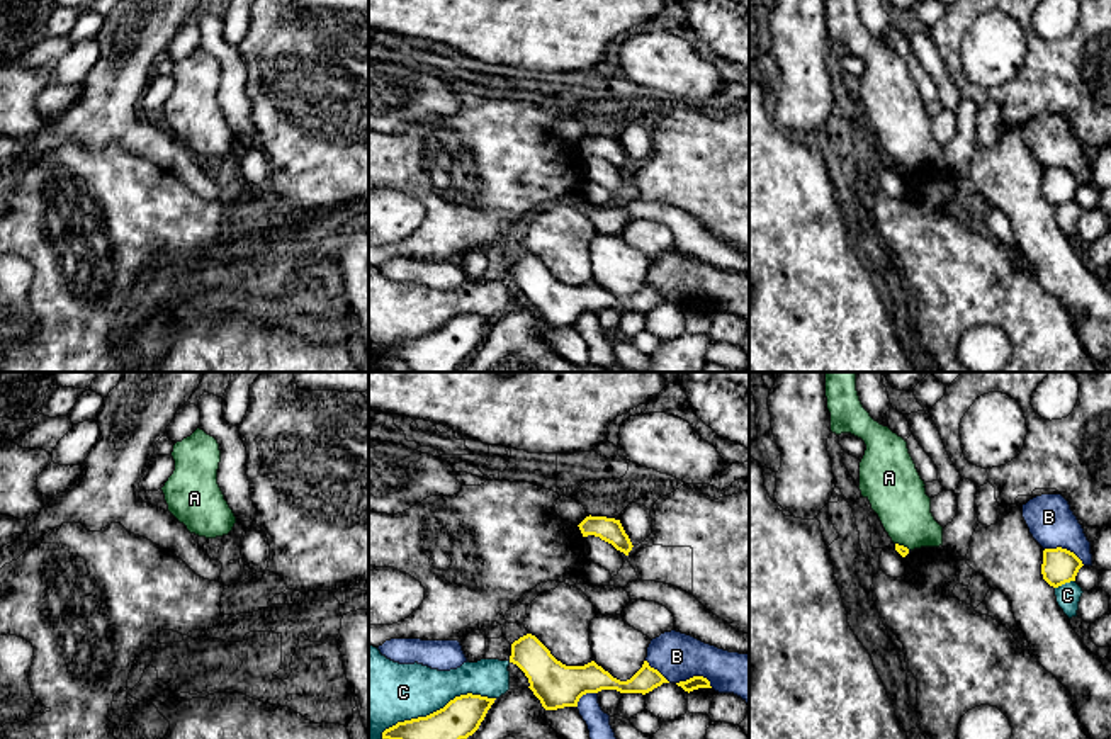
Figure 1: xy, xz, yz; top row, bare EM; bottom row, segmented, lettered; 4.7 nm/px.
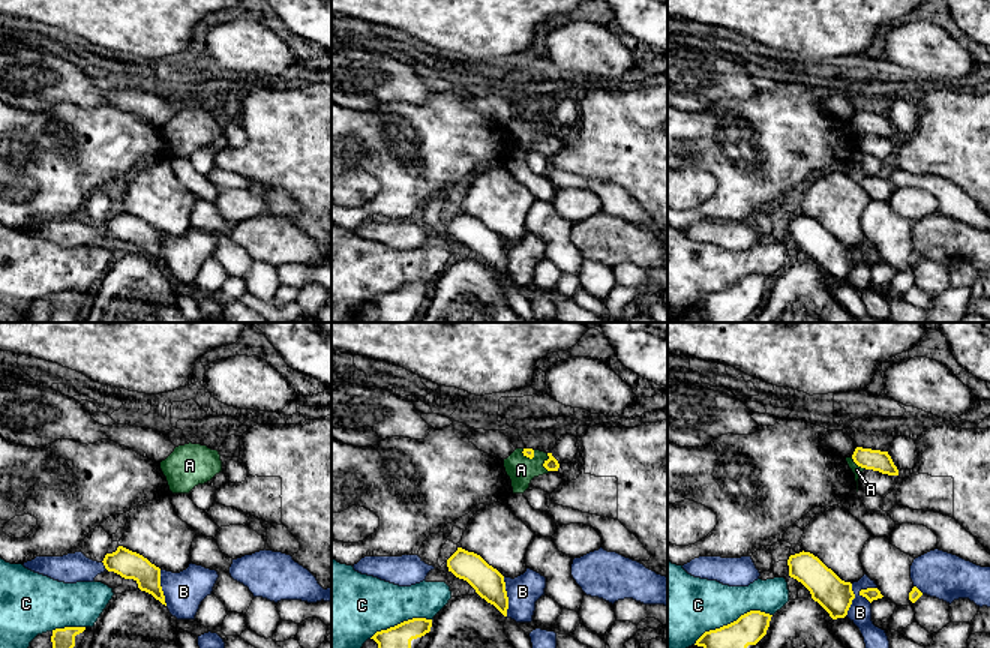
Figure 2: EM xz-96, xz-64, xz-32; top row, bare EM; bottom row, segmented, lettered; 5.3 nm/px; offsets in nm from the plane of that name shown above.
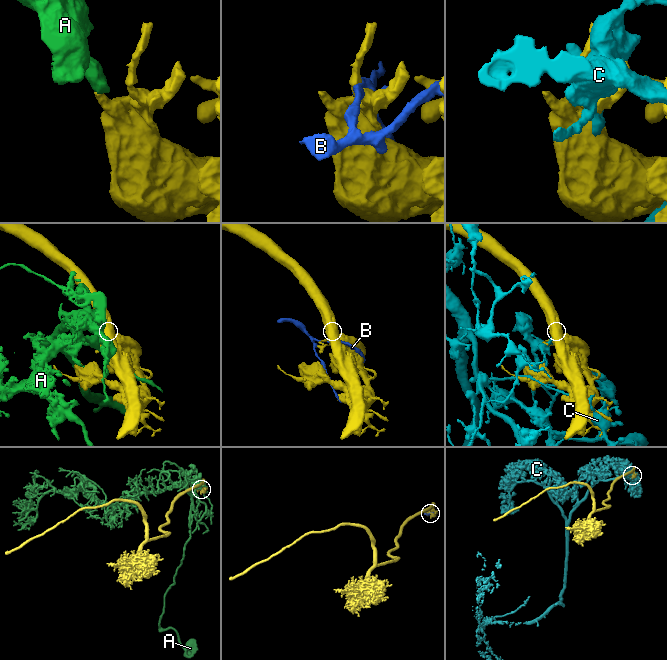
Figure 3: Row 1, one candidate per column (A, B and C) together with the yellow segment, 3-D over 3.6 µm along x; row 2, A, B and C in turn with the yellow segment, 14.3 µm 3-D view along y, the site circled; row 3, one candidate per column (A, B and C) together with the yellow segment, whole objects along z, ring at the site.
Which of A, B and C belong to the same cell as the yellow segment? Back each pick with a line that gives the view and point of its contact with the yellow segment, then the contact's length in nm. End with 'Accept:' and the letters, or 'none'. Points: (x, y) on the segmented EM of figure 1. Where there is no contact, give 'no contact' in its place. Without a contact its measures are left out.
Accept: none

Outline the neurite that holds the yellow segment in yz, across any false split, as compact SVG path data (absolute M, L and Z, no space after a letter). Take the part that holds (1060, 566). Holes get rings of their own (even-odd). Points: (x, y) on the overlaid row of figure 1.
M1057 547L1043 550L1041 574L1043 579L1053 588L1075 581L1075 576L1082 566L1082 561L1067 549Z

